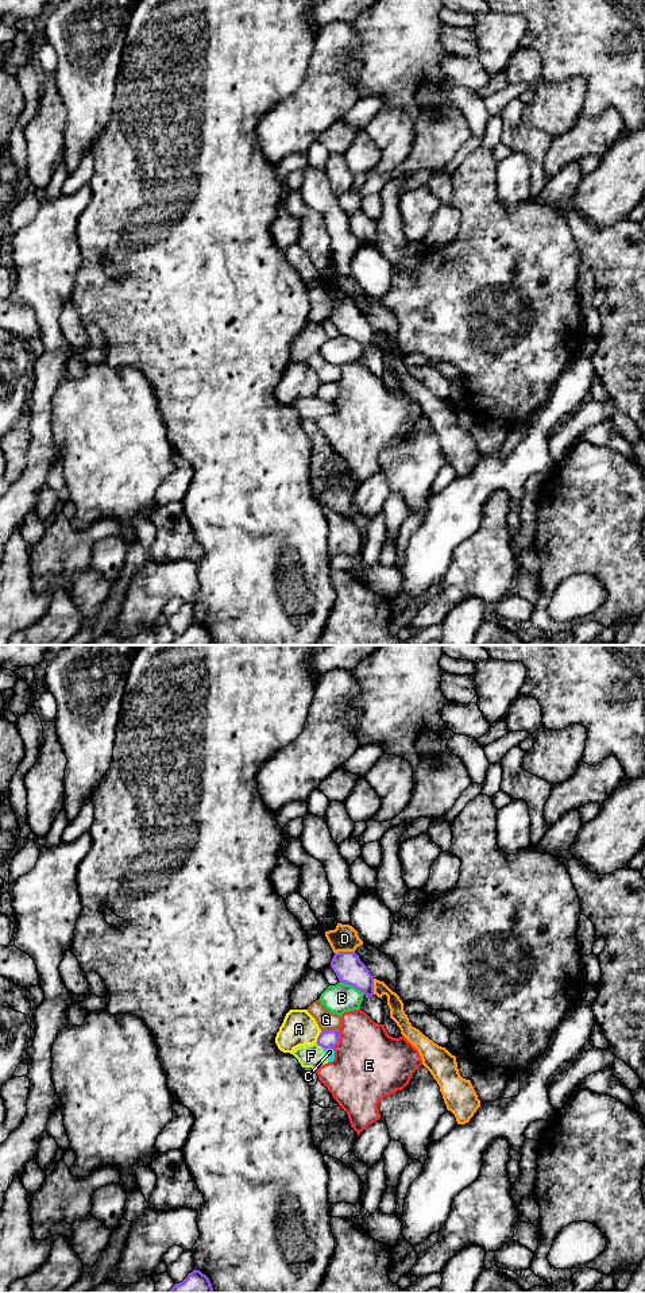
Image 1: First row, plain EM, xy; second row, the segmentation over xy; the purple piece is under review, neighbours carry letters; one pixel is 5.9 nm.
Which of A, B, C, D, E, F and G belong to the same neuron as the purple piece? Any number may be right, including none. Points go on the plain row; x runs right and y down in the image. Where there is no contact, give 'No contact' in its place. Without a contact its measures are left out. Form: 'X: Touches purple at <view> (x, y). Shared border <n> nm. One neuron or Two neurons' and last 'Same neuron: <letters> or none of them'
A: Touches purple at xy (319, 389). Shared border 80 nm. Two neurons
B: Touches purple at xy (352, 338). Shared border 170 nm. Two neurons
C: Touches purple at xy (328, 400). Shared border 60 nm. Two neurons
D: Touches purple at xy (344, 304). Shared border 120 nm. Two neurons
E: Touches purple at xy (339, 390). Shared border 120 nm. Two neurons
F: Touches purple at xy (320, 397). Shared border 60 nm. Two neurons
G: Touches purple at xy (329, 382). Shared border 110 nm. Two neurons
Same neuron: none of them

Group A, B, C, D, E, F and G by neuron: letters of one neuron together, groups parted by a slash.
A / B / C F / D / E / G

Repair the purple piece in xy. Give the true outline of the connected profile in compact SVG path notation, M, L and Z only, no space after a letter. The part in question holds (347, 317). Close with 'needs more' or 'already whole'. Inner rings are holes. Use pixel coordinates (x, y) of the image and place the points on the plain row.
M355 304L335 305L331 313L331 320L340 335L355 339L366 348L375 347L374 328Z; already whole

